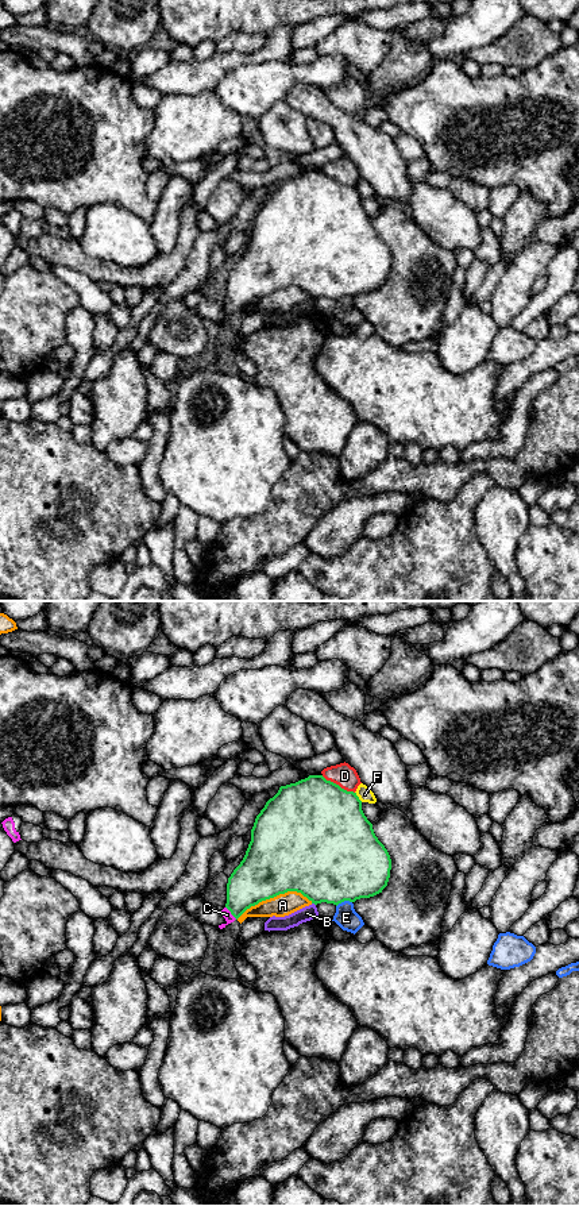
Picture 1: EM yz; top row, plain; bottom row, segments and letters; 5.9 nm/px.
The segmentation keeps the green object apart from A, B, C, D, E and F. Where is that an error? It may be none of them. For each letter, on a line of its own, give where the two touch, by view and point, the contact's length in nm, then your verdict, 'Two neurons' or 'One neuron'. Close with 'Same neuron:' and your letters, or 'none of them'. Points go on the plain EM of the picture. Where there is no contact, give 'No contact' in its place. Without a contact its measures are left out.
A: Touches green at yz (274, 291). Shared border 460 nm. Two neurons
B: Touches green at yz (313, 297). Shared border 30 nm. Two neurons
C: Touches green at yz (231, 308). Shared border 100 nm. One neuron
D: Touches green at yz (338, 180). Shared border 220 nm. Two neurons
E: Touches green at yz (343, 296). Shared border 100 nm. Two neurons
F: Touches green at yz (358, 192). Shared border 80 nm. Two neurons
Same neuron: C

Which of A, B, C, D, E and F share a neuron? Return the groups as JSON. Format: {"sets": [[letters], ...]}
{"sets": [["A"], ["B"], ["C"], ["D"], ["E"], ["F"]]}

